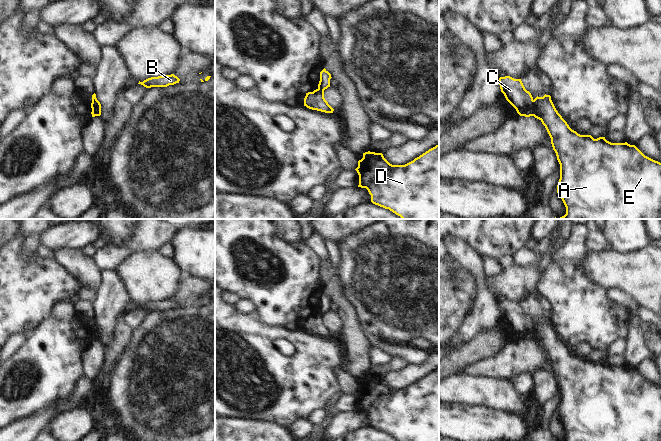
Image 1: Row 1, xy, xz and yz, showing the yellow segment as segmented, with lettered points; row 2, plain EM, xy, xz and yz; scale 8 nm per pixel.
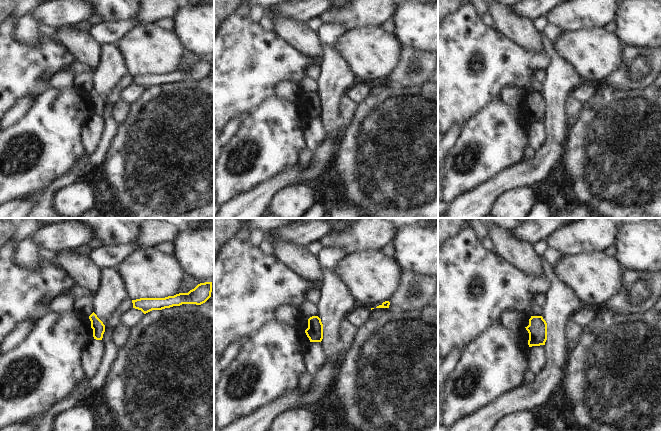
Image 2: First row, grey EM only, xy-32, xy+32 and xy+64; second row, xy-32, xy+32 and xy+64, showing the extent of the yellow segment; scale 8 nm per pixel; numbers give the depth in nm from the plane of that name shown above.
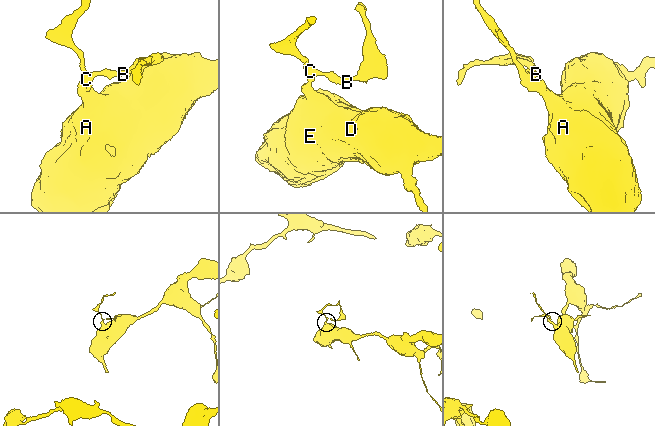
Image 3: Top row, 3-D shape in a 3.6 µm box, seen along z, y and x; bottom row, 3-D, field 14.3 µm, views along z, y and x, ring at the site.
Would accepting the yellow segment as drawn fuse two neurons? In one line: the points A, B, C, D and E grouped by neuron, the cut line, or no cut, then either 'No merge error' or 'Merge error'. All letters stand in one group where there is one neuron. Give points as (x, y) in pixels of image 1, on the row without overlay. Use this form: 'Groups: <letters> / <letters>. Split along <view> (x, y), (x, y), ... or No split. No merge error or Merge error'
Groups: A D E / B C. Split along yz (532, 324), (534, 329), (533, 339). Merge error.

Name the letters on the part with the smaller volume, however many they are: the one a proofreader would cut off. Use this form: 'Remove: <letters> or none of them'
Remove: B, C.

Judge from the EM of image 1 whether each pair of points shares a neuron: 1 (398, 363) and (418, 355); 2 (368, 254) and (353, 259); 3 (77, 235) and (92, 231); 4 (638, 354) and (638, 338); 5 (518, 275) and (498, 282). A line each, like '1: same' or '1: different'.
1: different
2: same
3: same
4: same
5: same

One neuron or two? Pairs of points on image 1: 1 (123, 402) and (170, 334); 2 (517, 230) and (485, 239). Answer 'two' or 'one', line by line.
1: one
2: one

